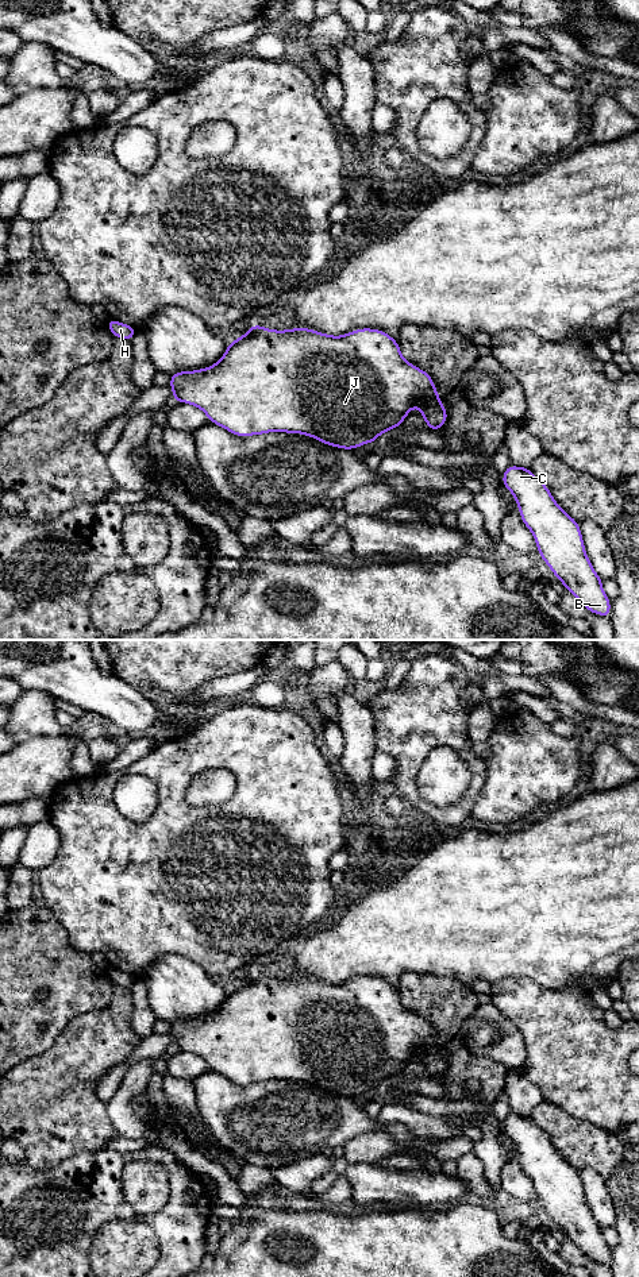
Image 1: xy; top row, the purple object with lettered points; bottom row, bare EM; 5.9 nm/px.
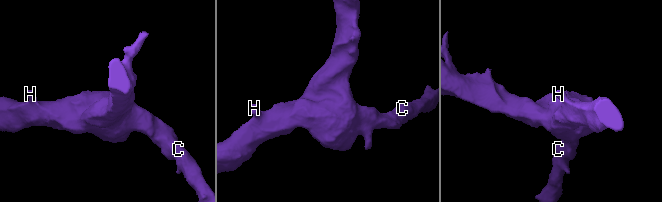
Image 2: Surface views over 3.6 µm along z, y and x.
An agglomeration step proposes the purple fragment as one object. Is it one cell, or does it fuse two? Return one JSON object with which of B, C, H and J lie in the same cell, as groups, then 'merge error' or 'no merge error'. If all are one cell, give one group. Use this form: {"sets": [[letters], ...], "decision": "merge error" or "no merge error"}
{"sets": [["B", "C", "H", "J"]], "decision": "no merge error"}

